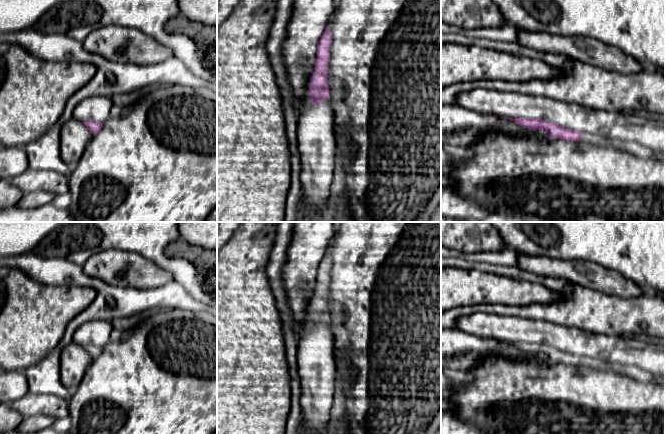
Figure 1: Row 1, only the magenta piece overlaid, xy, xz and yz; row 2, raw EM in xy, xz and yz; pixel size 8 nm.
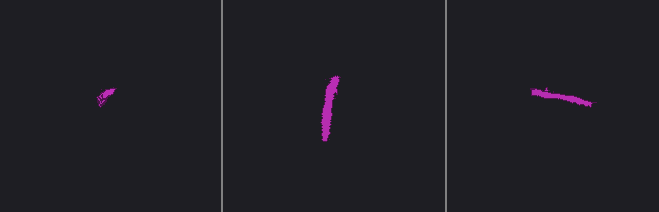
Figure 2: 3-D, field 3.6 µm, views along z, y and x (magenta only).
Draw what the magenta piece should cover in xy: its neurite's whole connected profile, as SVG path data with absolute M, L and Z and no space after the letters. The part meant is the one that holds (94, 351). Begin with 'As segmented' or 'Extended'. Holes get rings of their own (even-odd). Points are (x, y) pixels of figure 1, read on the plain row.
Extended. M93 320L81 325L74 333L72 341L82 346L91 356L97 358L104 346L115 335L115 323L105 320Z

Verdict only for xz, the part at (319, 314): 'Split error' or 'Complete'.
Split error

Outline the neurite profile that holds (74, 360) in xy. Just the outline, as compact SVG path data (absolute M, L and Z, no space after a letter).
M73 341L60 352L60 380L63 386L74 391L81 383L92 358L84 347Z

